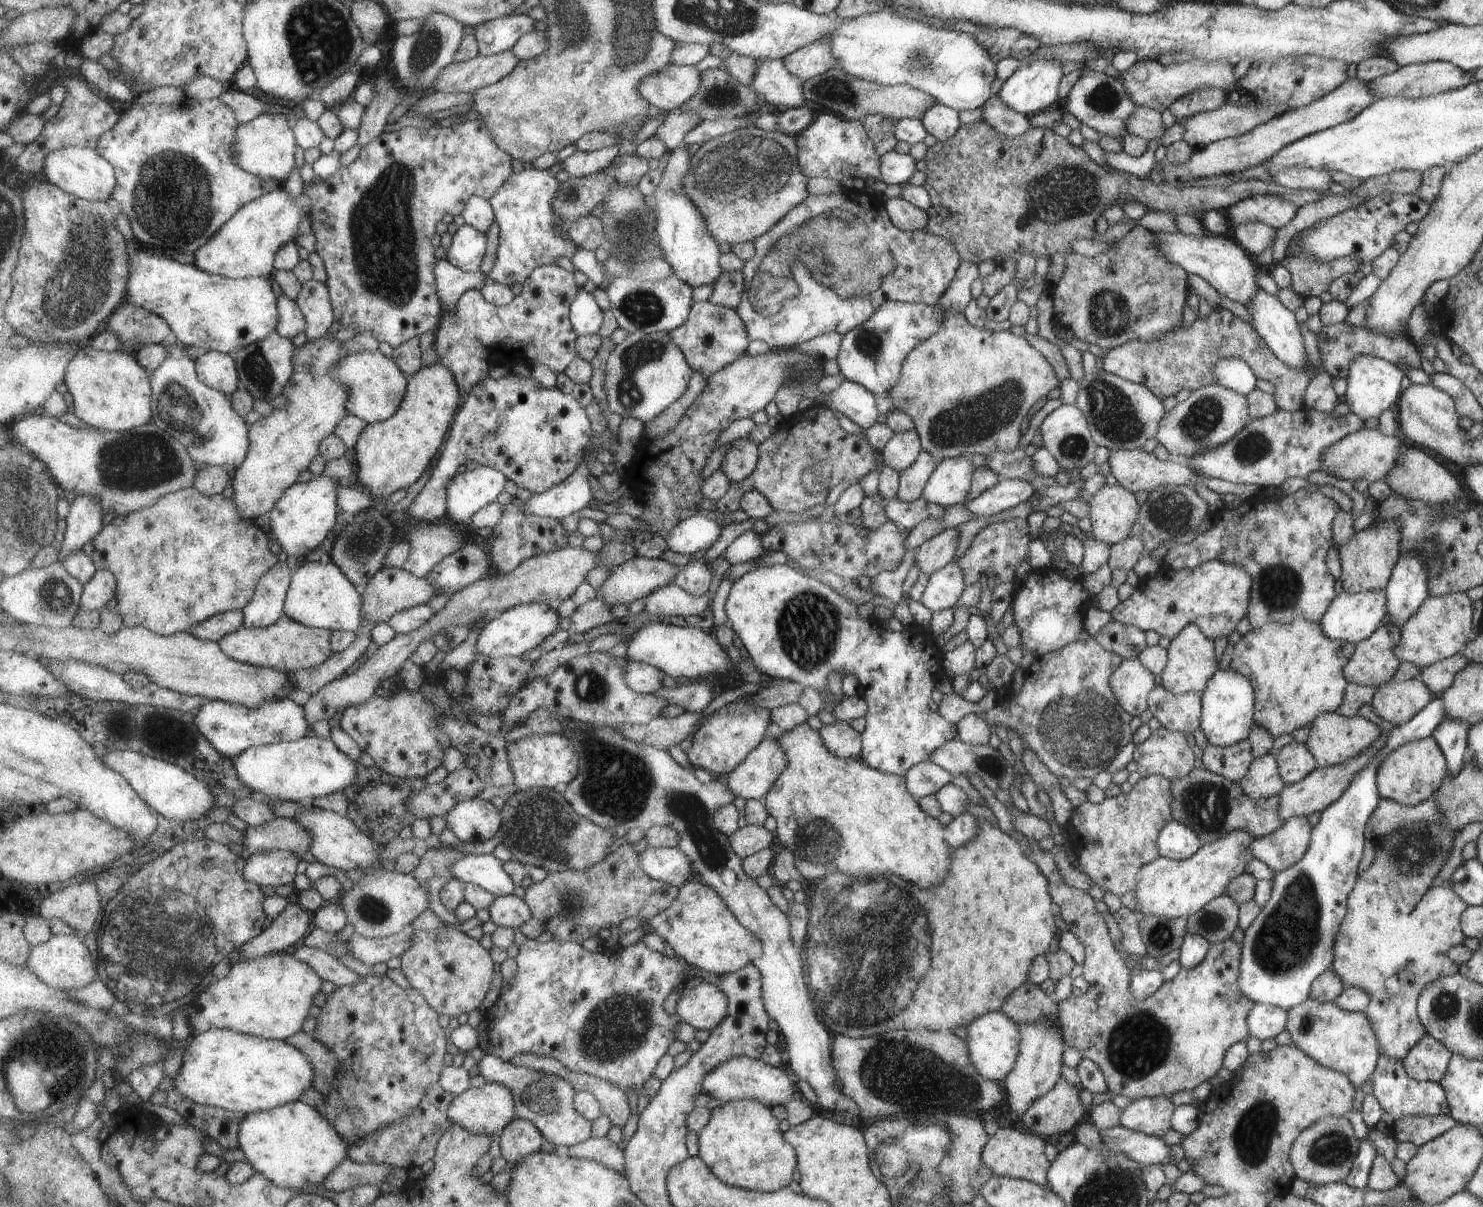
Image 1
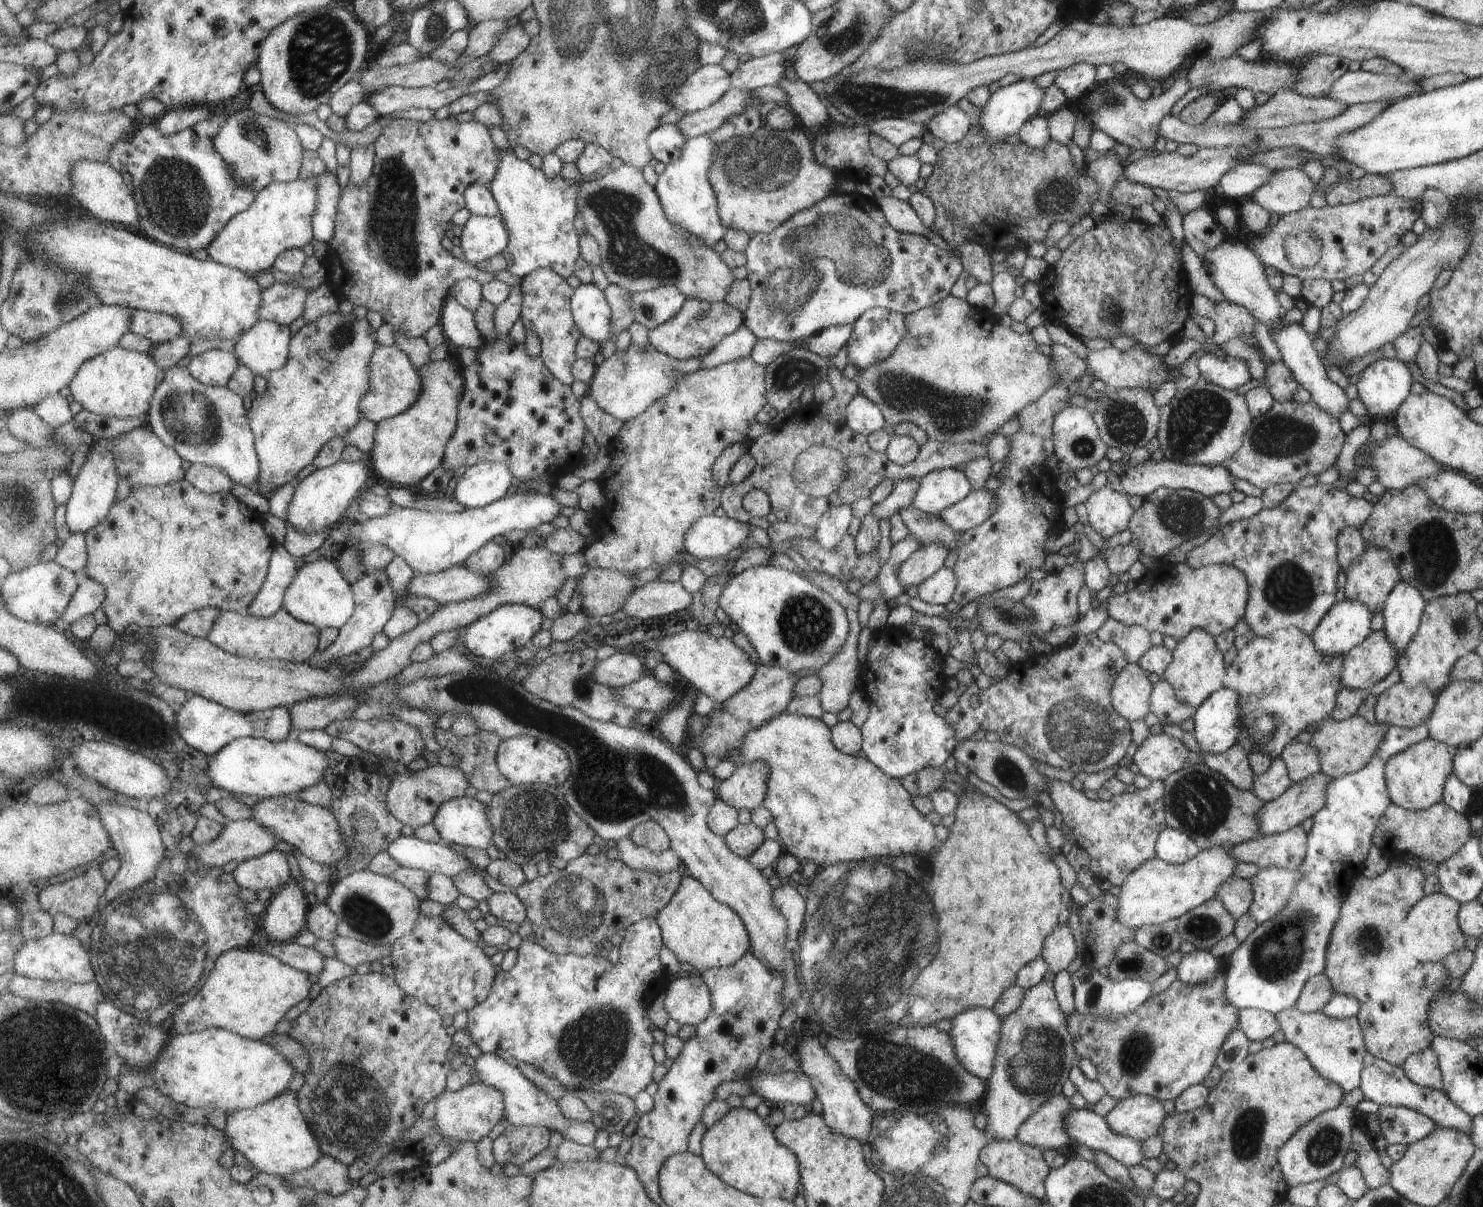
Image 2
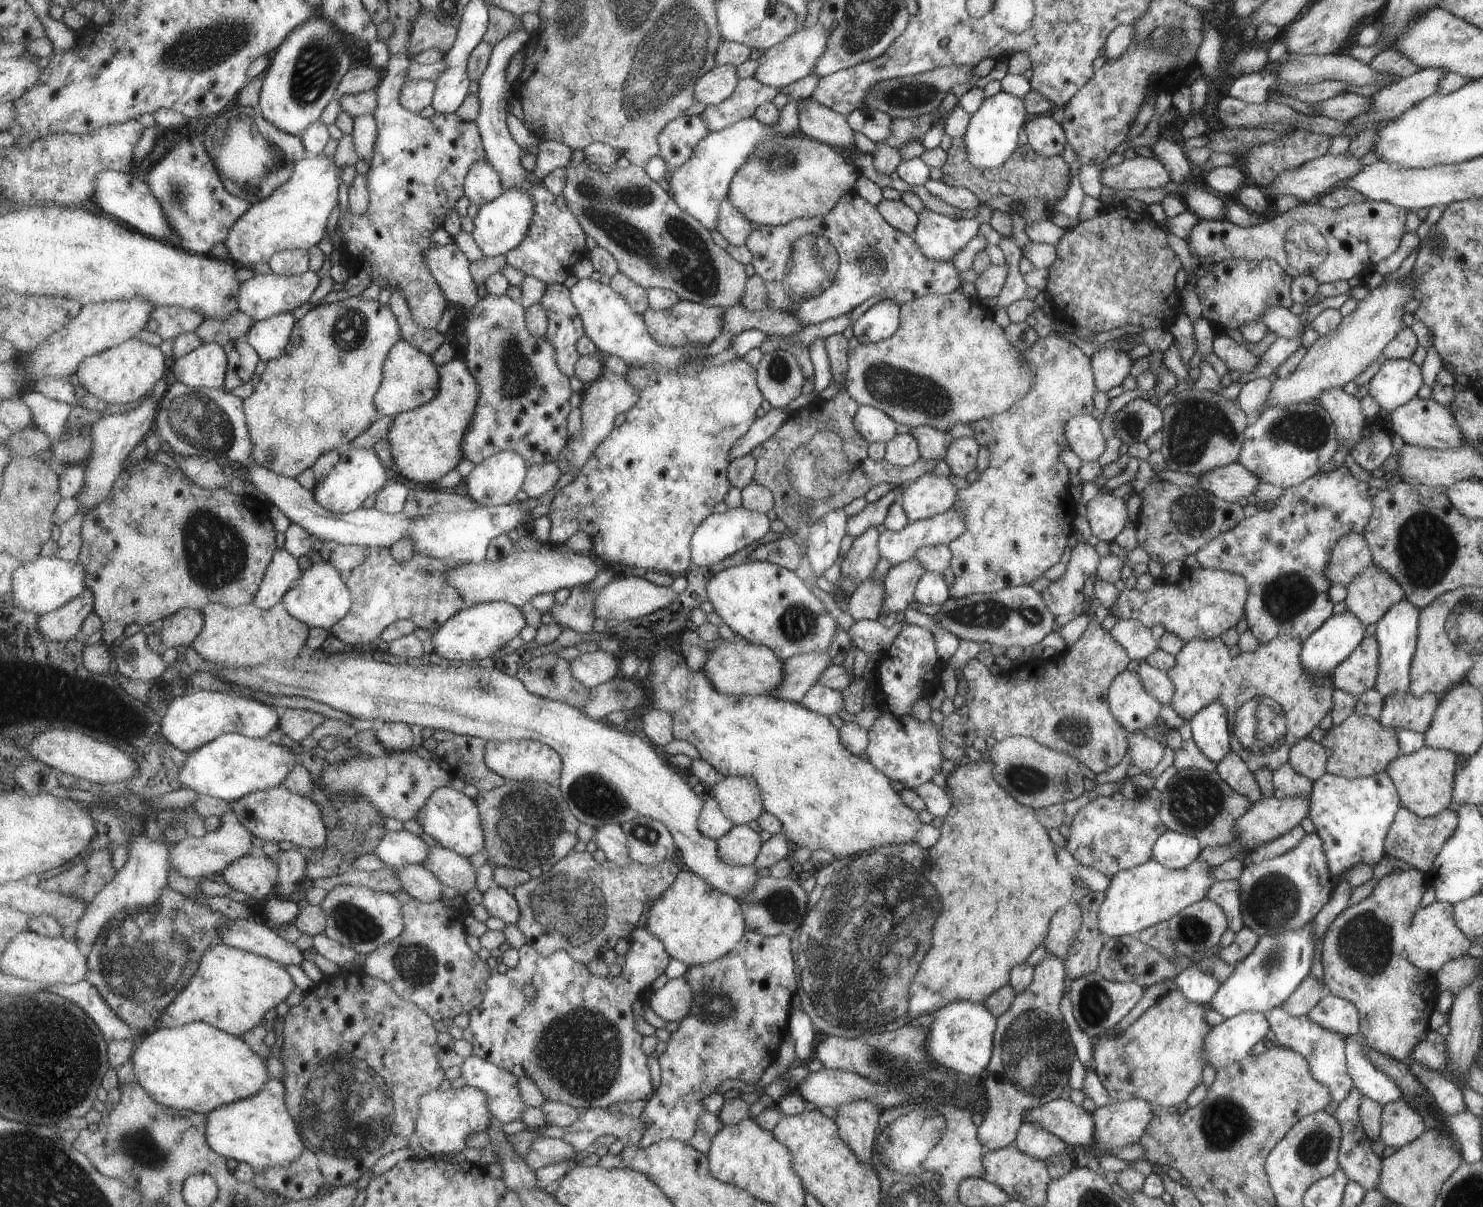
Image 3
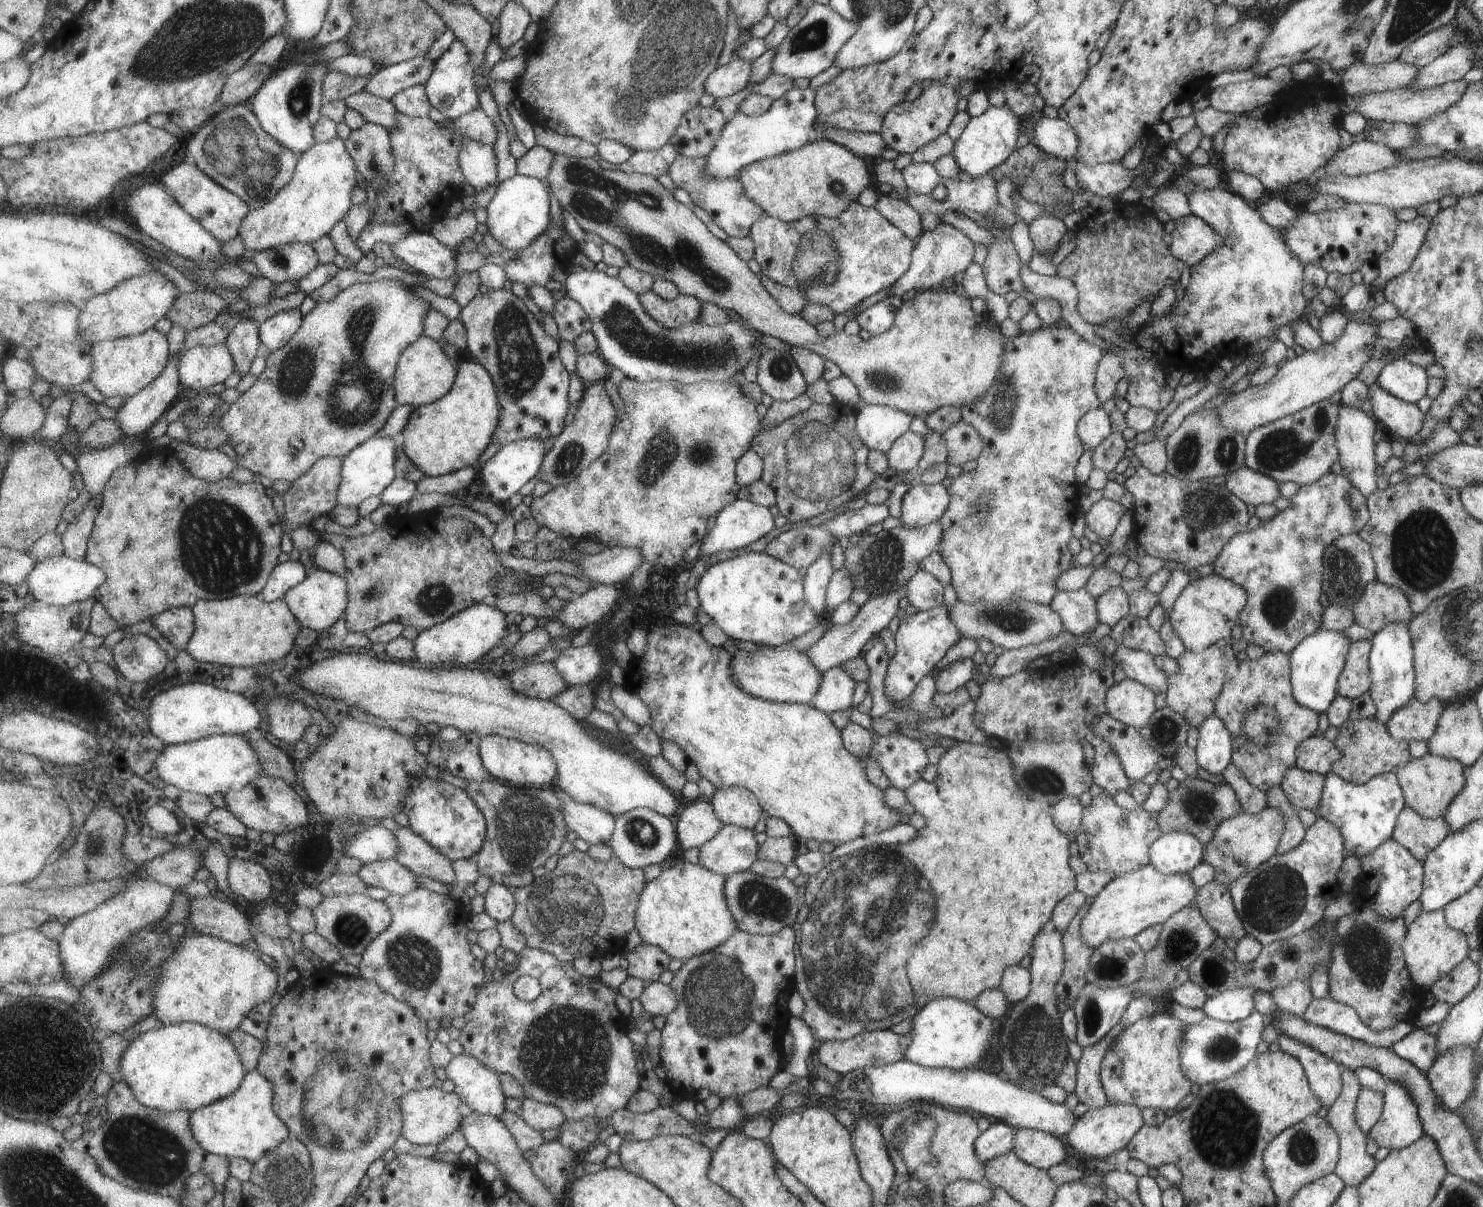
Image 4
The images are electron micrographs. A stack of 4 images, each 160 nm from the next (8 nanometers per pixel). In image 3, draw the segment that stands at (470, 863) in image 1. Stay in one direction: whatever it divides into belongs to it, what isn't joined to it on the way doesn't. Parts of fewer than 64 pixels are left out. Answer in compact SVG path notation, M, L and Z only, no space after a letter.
M389 831L383 837L375 852L387 865L402 869L409 865L423 865L430 855L430 846L427 846L421 840L421 836L412 834L409 831Z

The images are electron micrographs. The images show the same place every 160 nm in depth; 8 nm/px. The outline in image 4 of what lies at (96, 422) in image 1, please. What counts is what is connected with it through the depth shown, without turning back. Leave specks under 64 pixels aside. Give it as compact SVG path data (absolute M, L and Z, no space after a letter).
M154 328L134 336L121 336L103 340L93 345L93 374L91 381L95 388L106 397L131 399L151 385L163 373L170 358L169 338Z

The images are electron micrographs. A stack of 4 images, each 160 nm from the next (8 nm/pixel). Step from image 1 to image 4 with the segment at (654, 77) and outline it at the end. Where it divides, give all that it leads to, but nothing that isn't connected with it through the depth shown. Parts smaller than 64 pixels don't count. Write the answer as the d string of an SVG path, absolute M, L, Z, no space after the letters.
M734 58L727 65L717 68L705 82L705 91L715 97L715 99L725 99L743 92L750 84L751 72L753 72L753 62Z

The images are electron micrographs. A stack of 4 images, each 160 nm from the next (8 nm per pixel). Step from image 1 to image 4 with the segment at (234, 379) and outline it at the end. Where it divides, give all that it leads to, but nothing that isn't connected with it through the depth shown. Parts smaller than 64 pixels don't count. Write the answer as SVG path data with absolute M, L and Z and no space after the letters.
M227 344L200 345L185 350L179 362L181 383L199 391L221 389L235 370L235 358Z

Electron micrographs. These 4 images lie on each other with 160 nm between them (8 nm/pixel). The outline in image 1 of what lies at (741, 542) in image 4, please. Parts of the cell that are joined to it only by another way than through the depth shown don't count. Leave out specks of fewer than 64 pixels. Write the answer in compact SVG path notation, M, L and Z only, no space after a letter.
M701 514L690 516L677 523L666 536L667 547L677 554L693 554L708 549L717 542L723 527Z

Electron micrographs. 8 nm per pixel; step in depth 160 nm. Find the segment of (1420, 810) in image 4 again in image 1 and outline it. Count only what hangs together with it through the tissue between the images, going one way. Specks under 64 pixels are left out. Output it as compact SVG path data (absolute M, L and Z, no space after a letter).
M1431 736L1406 742L1392 750L1378 764L1376 774L1378 793L1382 799L1391 799L1403 805L1416 805L1430 798L1445 777L1446 757Z

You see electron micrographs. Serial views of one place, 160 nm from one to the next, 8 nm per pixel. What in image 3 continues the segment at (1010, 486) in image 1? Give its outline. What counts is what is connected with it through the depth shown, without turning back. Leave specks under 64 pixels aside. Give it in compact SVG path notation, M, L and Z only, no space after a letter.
M953 509L931 518L909 521L907 526L899 531L885 529L878 534L877 554L879 554L879 558L884 558L892 567L901 564L901 562L907 562L909 558L913 558L921 546L947 545L950 541L958 538L959 534L963 533L963 528L965 528L965 516Z

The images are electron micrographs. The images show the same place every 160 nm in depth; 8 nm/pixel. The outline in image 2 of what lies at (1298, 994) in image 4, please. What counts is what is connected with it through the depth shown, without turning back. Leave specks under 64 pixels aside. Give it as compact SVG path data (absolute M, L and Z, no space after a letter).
M1323 973L1315 974L1315 977L1311 977L1303 986L1302 993L1299 994L1293 1008L1305 1013L1321 1011L1333 996L1329 980Z

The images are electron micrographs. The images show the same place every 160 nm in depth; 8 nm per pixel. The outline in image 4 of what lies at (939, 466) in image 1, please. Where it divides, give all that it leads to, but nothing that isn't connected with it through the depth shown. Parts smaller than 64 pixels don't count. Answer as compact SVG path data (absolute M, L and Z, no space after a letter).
M914 481L902 497L900 524L909 528L931 524L946 513L949 503L950 496L940 483L925 485Z

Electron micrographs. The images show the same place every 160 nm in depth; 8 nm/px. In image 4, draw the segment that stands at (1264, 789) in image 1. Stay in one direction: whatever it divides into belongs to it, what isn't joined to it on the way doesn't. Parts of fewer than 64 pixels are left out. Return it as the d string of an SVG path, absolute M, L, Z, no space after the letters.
M1293 767L1283 774L1283 780L1278 785L1286 794L1286 798L1299 810L1315 812L1322 801L1325 775L1301 771Z

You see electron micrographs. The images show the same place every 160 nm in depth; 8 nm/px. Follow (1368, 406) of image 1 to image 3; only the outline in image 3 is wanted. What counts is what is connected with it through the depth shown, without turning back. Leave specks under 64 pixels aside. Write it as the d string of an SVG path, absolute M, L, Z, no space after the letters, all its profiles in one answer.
M1389 359L1371 378L1368 394L1389 413L1416 397L1422 383L1418 359Z

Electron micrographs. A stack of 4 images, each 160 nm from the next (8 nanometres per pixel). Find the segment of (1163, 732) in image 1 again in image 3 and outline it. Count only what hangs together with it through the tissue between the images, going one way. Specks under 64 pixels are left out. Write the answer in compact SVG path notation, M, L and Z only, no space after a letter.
M1128 732L1128 741L1130 763L1140 768L1143 773L1149 773L1161 760L1164 746L1155 739L1143 737L1137 732Z

